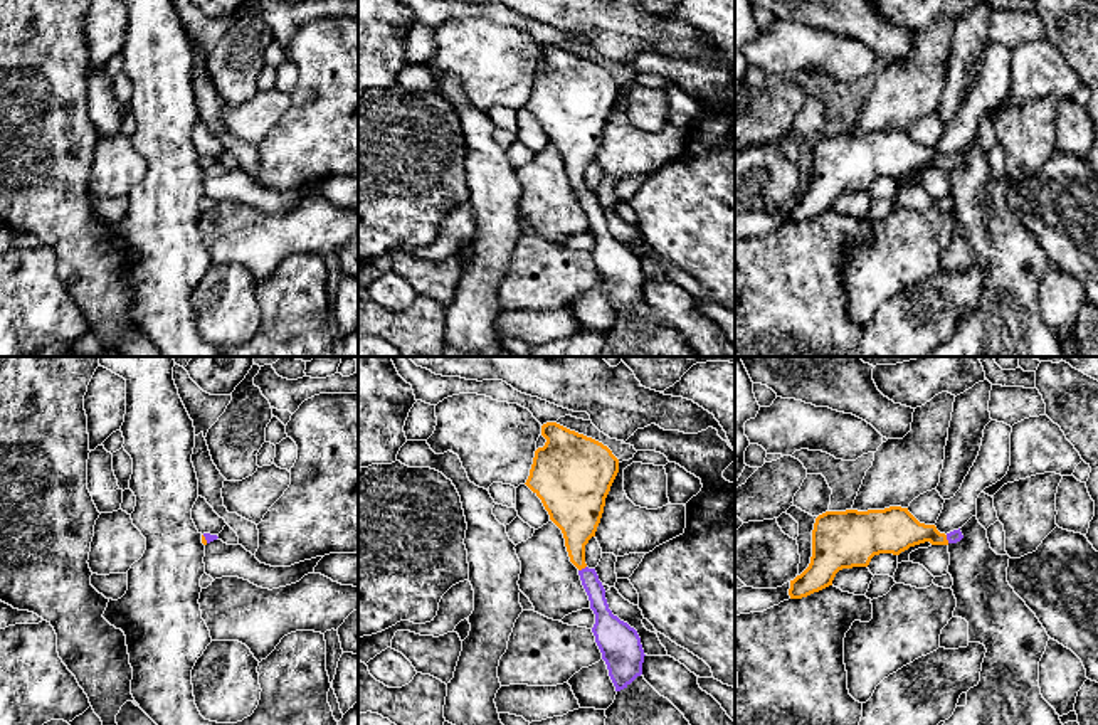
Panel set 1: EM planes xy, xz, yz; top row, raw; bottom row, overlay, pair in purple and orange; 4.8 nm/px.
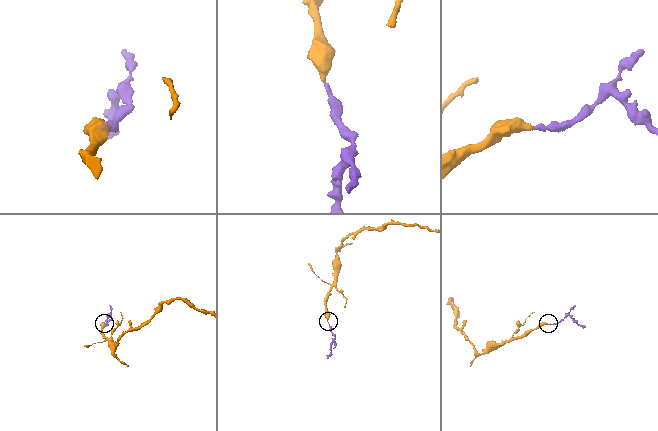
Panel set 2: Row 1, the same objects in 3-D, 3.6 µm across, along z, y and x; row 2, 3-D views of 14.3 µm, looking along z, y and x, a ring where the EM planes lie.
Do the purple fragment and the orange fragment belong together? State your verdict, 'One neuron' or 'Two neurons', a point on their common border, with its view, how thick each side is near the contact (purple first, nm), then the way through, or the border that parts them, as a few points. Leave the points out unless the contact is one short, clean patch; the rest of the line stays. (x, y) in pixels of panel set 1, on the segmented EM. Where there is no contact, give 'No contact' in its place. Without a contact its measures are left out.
One neuron. Touches purple at xz (582, 569). Thickness 90 nm (purple) against 200 nm. Path across: xz (589, 577), (582, 569), (577, 557), (577, 517)

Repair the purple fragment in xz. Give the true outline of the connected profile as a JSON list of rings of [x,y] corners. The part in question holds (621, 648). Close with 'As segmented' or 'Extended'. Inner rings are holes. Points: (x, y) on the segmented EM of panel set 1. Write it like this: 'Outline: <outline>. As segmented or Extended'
Outline: [[[557,422],[543,424],[541,436],[546,442],[535,451],[525,484],[563,533],[570,562],[578,569],[595,614],[595,643],[615,691],[620,691],[642,675],[646,654],[637,631],[612,614],[595,569],[585,564],[585,545],[595,537],[619,459],[602,442]]]. Extended

